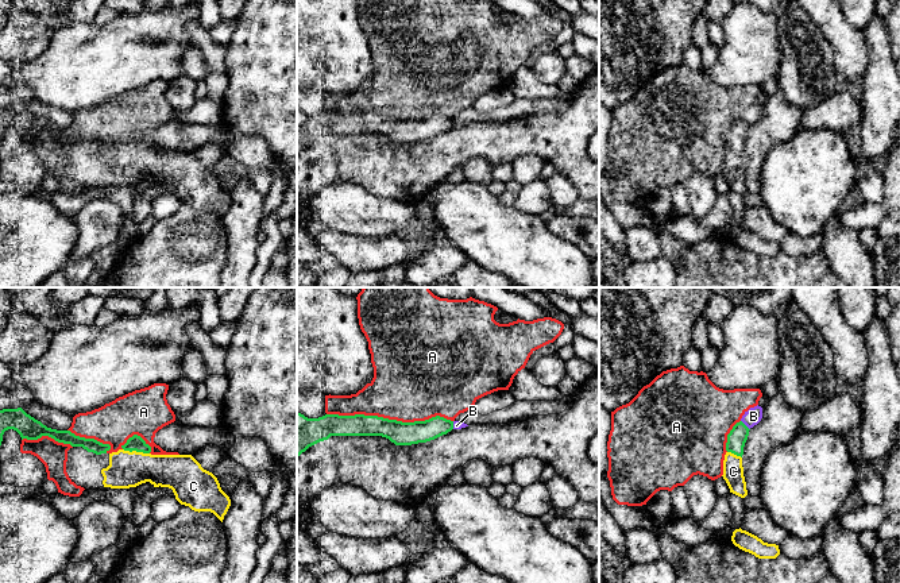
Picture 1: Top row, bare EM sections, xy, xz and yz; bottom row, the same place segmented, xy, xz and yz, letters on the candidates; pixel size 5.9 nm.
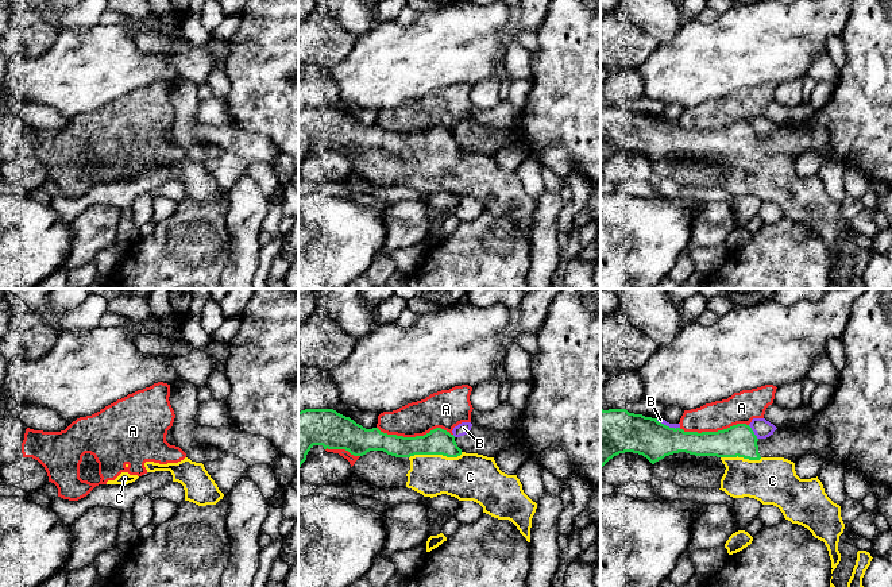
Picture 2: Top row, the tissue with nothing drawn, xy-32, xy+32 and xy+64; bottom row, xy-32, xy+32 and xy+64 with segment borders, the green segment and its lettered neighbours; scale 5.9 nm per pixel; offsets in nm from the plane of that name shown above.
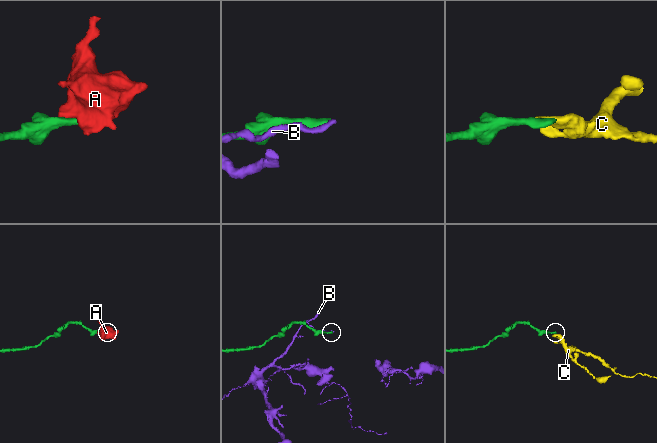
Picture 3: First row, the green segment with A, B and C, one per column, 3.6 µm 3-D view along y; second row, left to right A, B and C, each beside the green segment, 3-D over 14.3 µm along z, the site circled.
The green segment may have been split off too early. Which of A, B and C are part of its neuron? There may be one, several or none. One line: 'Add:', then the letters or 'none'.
Add: C

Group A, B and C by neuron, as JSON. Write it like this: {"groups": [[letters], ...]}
{"groups": [["A"], ["B"], ["C"]]}

